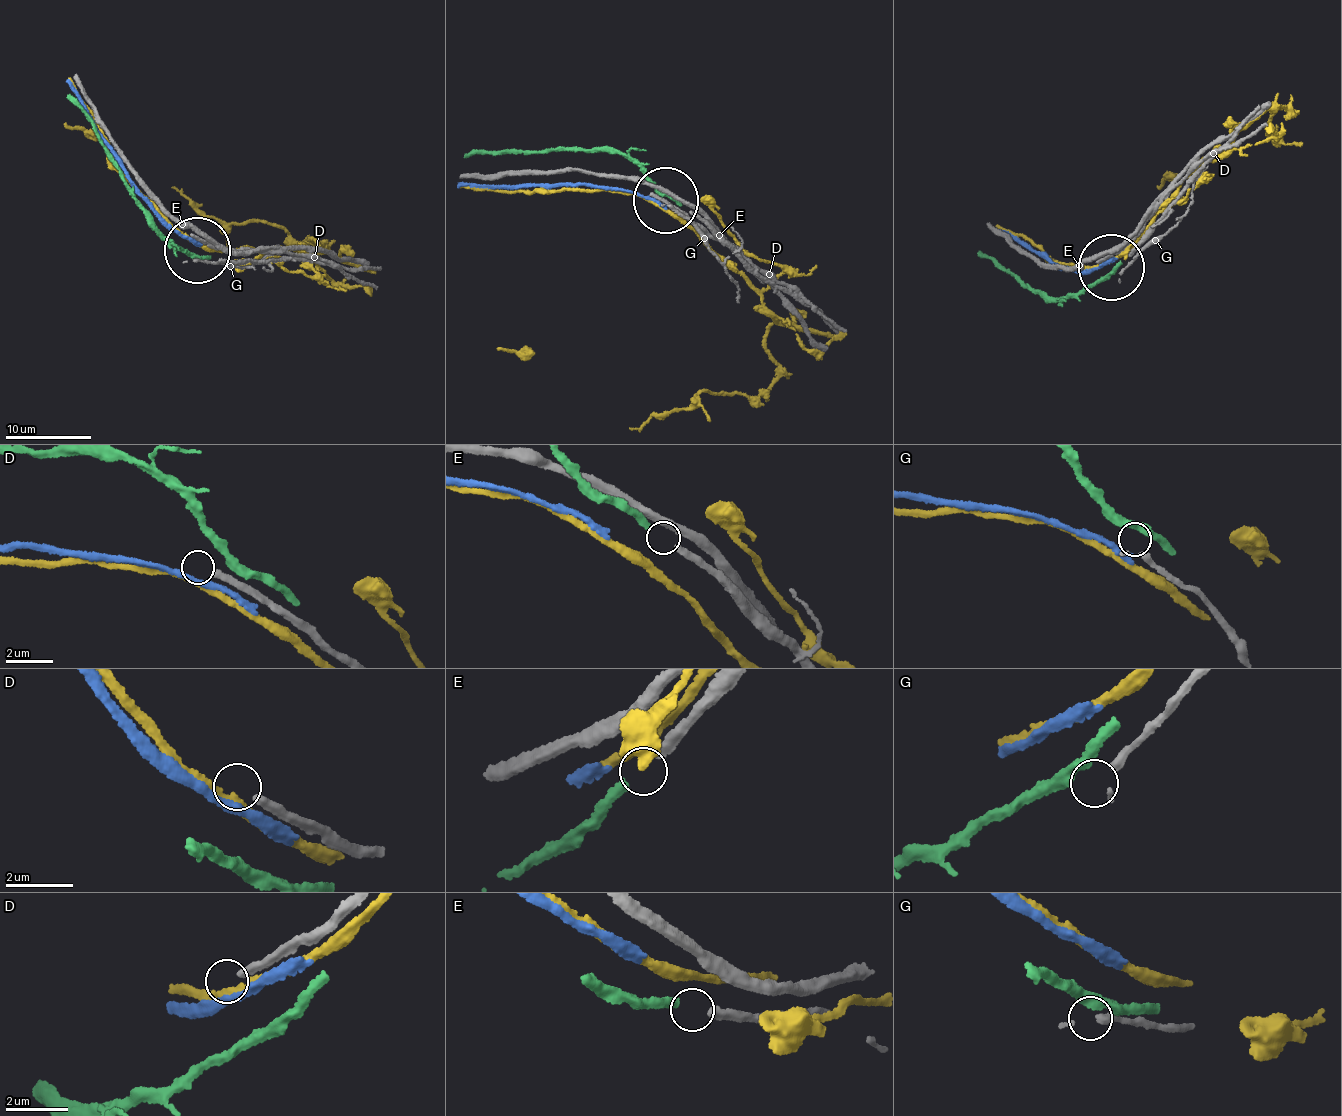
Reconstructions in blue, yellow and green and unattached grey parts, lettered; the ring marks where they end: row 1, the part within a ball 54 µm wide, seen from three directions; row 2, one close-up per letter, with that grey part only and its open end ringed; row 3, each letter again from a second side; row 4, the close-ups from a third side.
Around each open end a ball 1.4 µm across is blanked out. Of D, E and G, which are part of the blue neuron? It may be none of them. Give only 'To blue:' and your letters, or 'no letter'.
To blue: no letter

